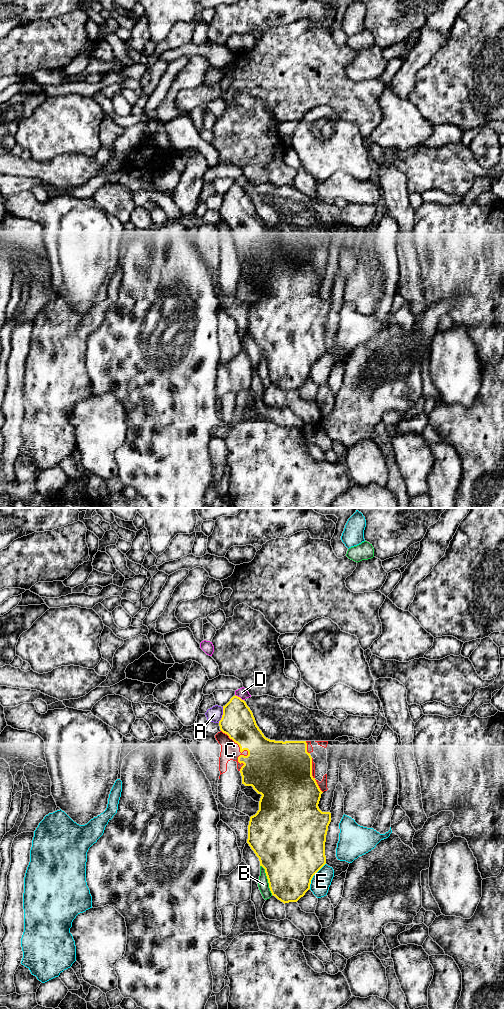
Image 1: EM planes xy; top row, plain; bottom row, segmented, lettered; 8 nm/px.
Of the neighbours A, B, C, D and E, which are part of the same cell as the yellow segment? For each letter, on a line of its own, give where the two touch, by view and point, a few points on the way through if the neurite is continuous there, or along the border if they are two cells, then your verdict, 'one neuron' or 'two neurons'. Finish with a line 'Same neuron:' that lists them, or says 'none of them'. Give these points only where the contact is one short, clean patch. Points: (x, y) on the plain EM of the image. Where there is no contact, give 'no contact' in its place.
A: meets yellow in xy at (222, 203); two neurons
B: meets yellow in xy at (268, 368); two neurons
C: meets yellow in xy at (240, 238); two neurons
D: meets yellow in xy at (239, 185); two neurons
E: meets yellow in xy at (313, 363); two neurons
Same neuron: none of them

